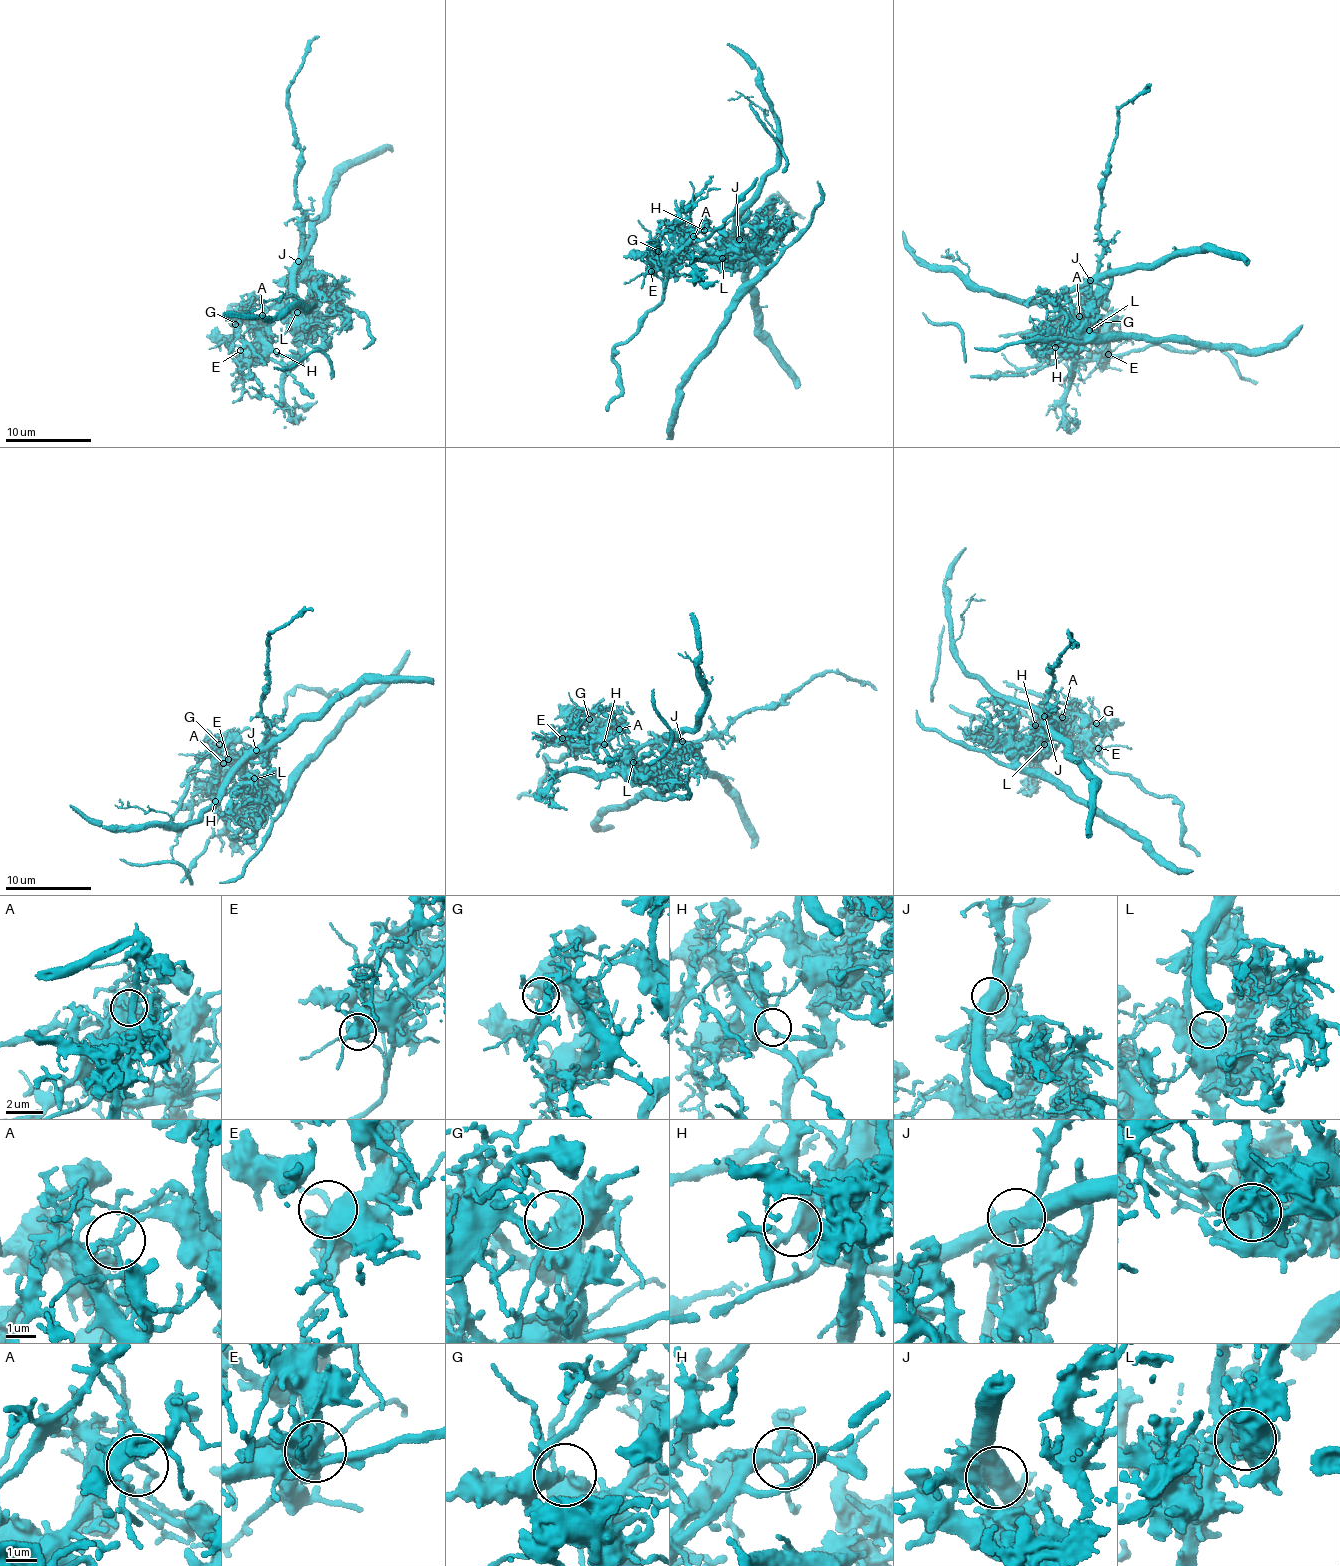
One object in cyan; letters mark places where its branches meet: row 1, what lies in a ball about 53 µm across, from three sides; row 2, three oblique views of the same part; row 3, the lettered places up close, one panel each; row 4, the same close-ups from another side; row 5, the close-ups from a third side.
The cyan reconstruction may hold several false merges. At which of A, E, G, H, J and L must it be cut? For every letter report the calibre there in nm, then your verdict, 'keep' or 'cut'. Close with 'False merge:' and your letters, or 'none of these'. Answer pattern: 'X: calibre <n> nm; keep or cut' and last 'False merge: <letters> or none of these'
A: calibre 130 nm; cut
E: calibre 460 nm; keep
G: calibre 360 nm; keep
H: calibre 360 nm; keep
J: calibre 600 nm; cut
L: calibre 650 nm; cut
False merge: A, J, L

